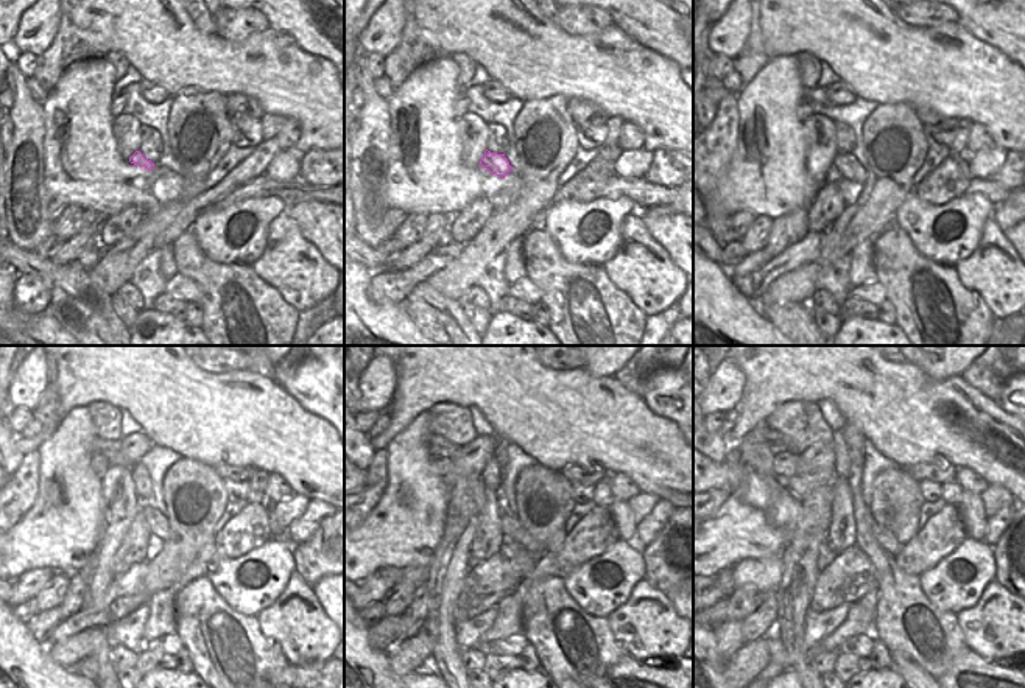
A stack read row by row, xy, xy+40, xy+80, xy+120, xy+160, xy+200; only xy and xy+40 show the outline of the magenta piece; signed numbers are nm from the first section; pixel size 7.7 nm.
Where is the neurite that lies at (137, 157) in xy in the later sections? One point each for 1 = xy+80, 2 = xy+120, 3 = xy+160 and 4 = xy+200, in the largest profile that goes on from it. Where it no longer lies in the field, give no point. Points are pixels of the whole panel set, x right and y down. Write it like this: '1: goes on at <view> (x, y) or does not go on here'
1: goes on at xy+80 (848, 167)
2: goes on at xy+120 (158, 523)
3: goes on at xy+160 (511, 526)
4: goes on at xy+200 (887, 539)

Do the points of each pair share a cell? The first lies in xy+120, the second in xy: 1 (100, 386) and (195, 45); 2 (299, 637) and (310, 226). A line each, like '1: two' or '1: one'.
1: one
2: two

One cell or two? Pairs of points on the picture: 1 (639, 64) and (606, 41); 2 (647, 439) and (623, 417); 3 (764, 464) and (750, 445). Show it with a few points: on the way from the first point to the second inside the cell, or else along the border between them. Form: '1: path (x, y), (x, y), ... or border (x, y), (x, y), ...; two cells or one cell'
1: path (631, 63), (614, 45); one cell
2: path (641, 435), (630, 424); one cell
3: path (760, 459), (754, 450); one cell

